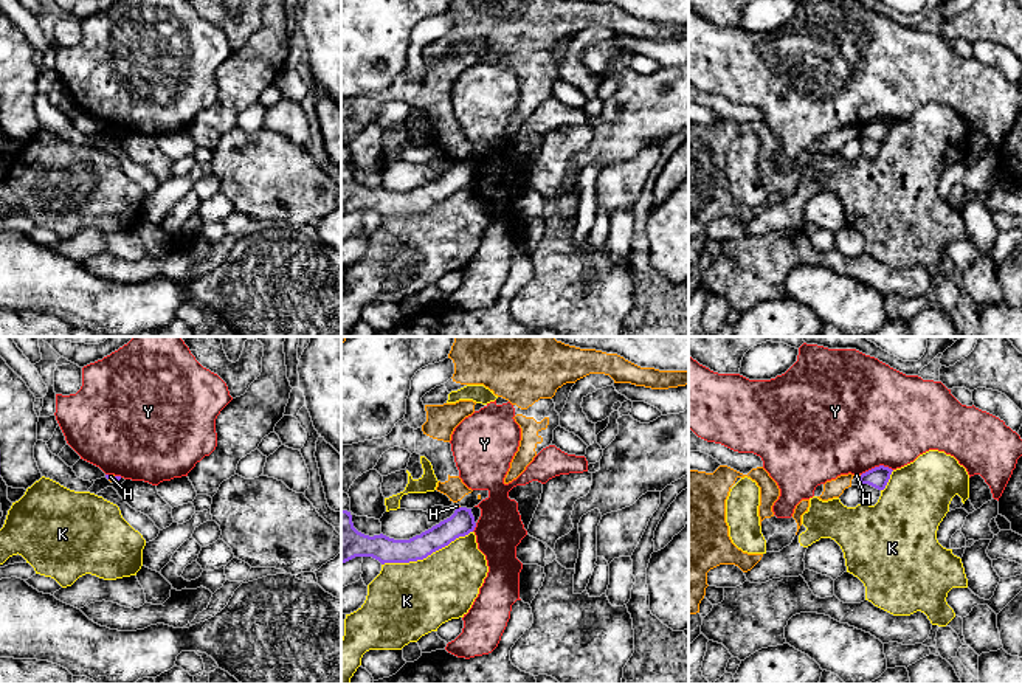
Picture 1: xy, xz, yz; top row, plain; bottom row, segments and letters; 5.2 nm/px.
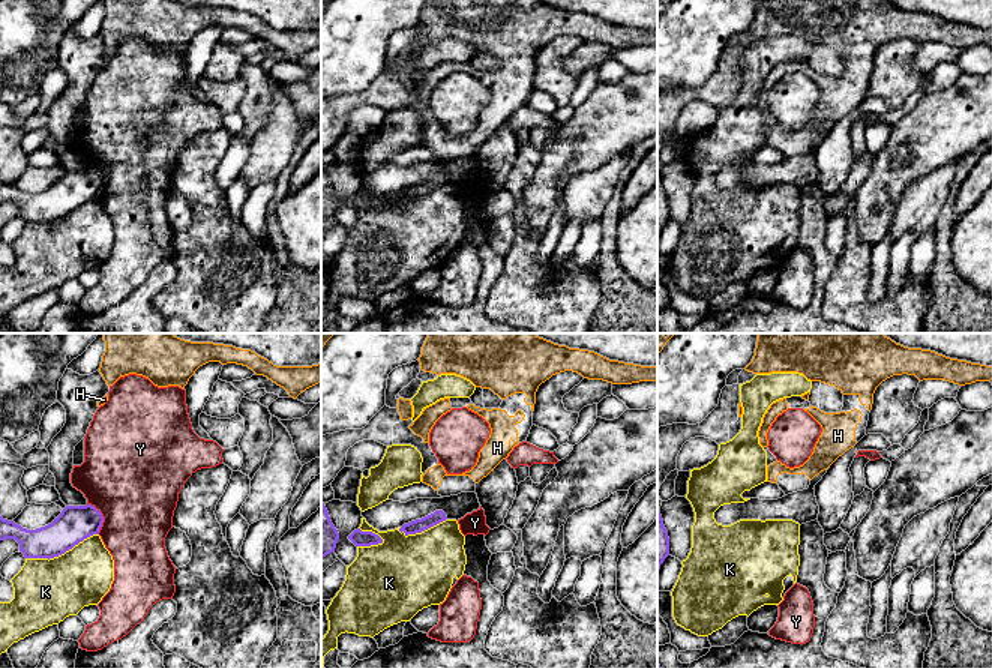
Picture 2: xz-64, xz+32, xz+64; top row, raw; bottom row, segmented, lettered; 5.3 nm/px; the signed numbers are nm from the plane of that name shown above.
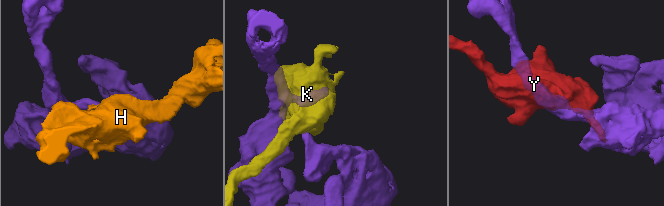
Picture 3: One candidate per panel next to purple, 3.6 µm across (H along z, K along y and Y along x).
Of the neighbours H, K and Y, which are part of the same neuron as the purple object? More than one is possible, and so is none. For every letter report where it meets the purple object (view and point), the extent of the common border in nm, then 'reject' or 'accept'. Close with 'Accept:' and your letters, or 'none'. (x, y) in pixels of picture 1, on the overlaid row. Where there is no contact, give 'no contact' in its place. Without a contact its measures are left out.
H: xy (112, 478) | 50 nm | reject
K: xz (427, 556) | 500 nm | reject
Y: yz (876, 467) | 170 nm | reject
Accept: none

